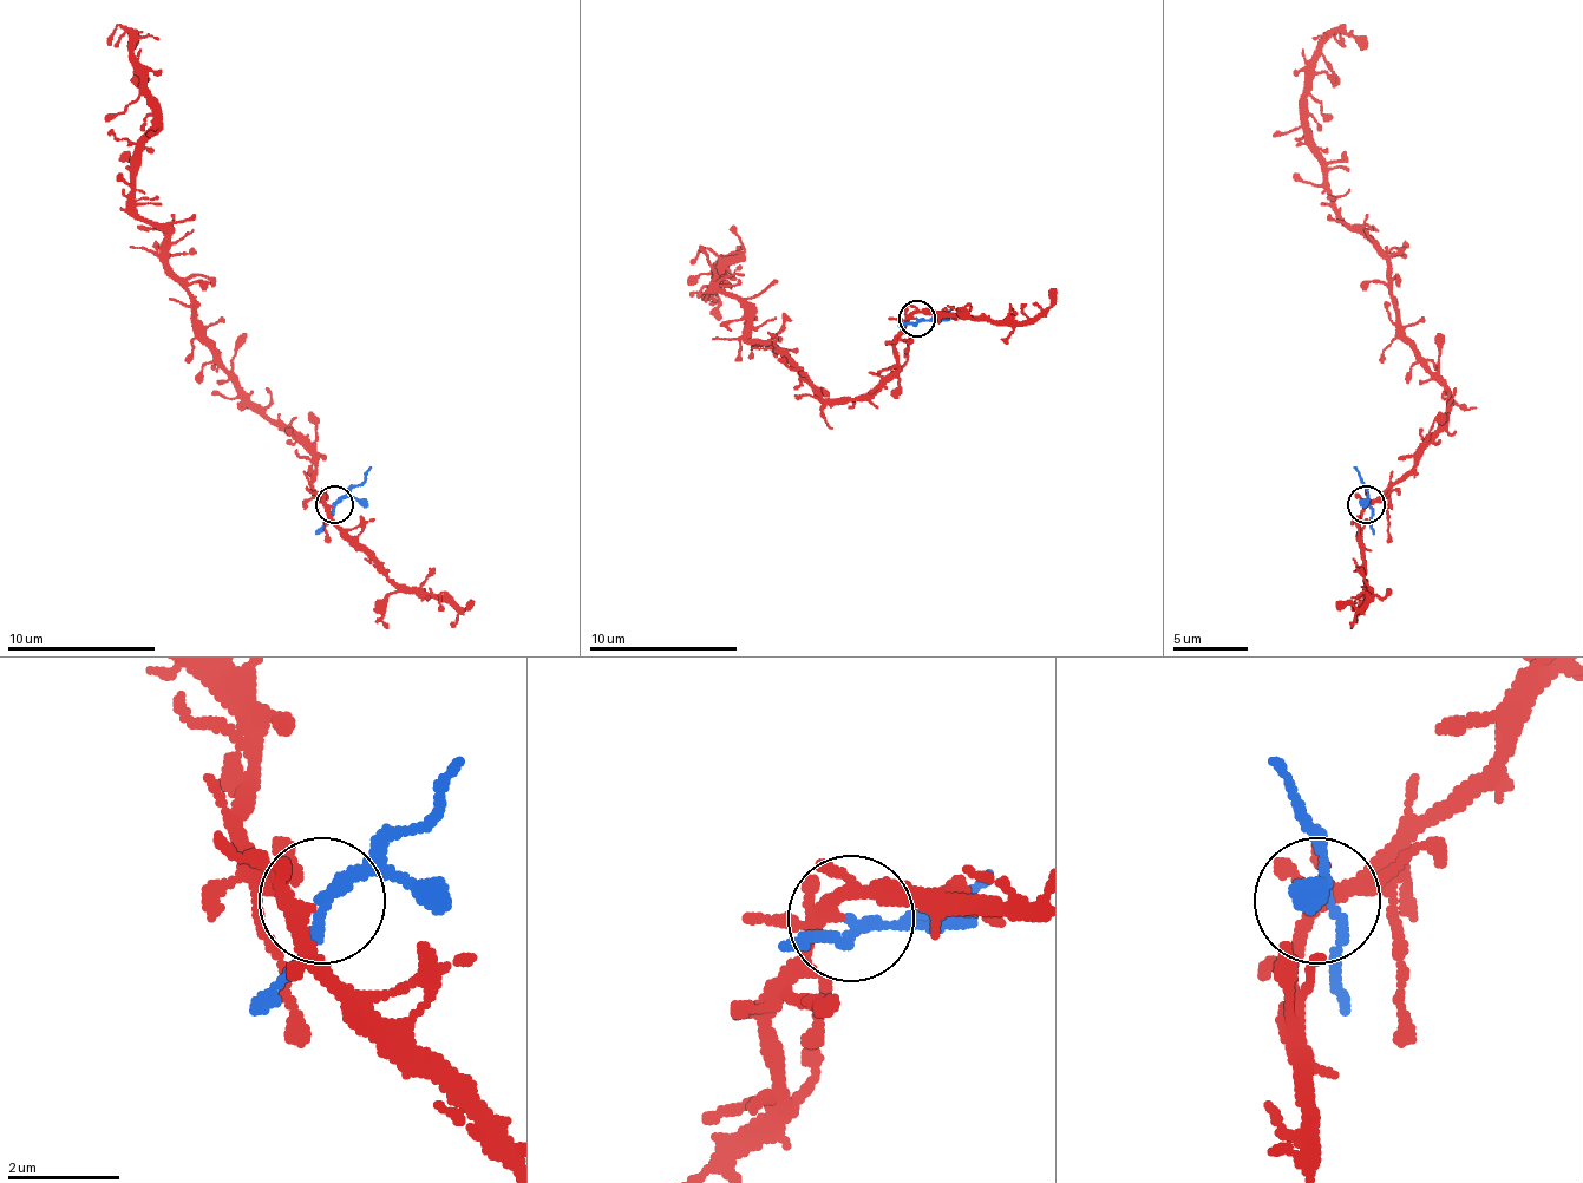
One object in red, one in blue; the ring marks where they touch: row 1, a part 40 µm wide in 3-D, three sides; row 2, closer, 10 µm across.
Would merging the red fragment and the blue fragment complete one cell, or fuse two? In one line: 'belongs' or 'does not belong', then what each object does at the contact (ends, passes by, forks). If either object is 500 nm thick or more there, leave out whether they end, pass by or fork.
does not belong; red forks; blue passes by

